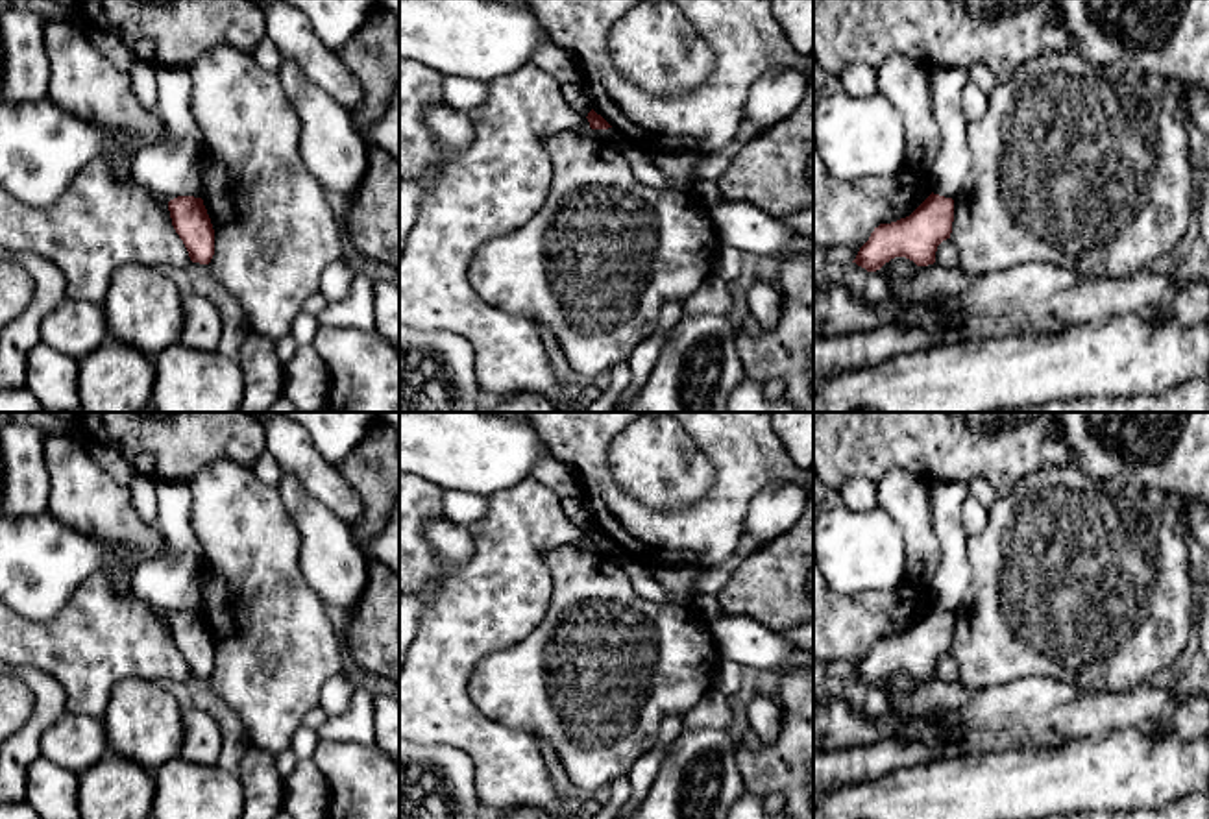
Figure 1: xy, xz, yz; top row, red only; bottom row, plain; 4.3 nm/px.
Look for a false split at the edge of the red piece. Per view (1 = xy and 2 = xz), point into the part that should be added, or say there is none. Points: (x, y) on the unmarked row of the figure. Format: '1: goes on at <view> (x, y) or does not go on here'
1: does not go on here
2: does not go on here

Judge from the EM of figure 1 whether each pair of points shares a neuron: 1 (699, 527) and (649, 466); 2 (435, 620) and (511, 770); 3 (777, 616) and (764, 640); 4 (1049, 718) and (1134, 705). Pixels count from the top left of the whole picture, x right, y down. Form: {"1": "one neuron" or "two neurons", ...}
{"1": "two neurons", "2": "one neuron", "3": "two neurons", "4": "one neuron"}

